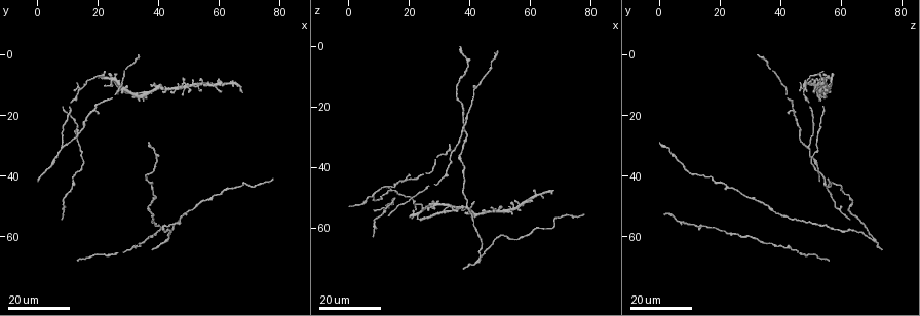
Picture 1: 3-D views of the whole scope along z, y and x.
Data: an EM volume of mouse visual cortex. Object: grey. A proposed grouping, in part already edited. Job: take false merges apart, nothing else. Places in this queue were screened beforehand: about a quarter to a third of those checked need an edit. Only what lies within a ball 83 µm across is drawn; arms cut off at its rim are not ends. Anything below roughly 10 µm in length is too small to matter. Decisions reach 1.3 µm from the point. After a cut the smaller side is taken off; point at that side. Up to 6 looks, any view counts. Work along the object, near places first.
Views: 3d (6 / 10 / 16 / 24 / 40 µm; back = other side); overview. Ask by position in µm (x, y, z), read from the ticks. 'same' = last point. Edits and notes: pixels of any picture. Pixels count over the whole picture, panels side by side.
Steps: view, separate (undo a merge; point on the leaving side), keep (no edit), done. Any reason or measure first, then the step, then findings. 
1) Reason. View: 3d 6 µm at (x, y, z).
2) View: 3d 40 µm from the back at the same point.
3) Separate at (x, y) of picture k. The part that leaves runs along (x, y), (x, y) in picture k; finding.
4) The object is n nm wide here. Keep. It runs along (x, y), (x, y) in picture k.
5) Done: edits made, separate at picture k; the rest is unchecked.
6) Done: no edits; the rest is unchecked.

Sudden change in width. View: 3d 16 µm at (19, 18, 44).

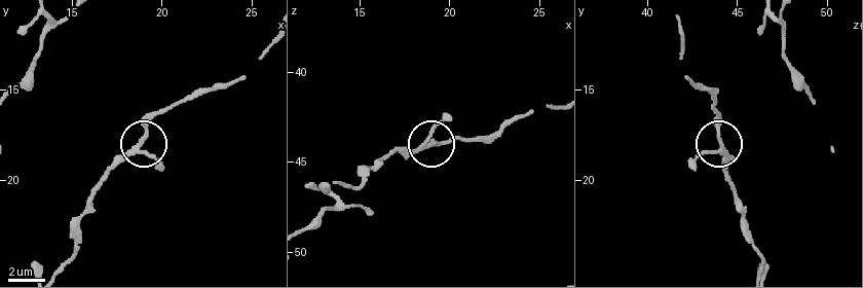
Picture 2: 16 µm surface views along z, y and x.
View: 3d 10 µm at (18.9, 17.7, 44.1).

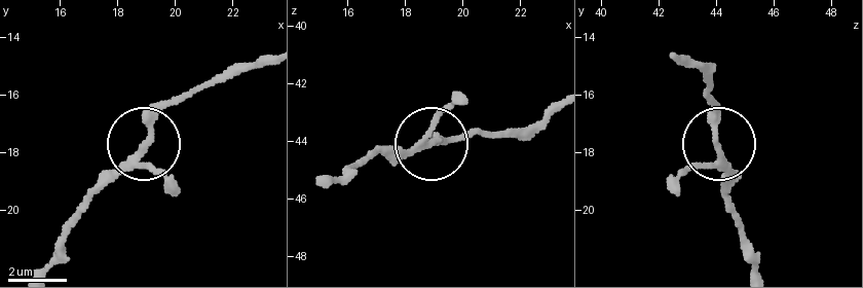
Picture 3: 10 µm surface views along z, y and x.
3 arms meet here. Keep. It runs along (50, 267), (75, 209), (183, 94) in picture 3; continuous, no second cell.

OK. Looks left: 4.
Branch point. View: 3d 24 µm at (36, 13, 54).

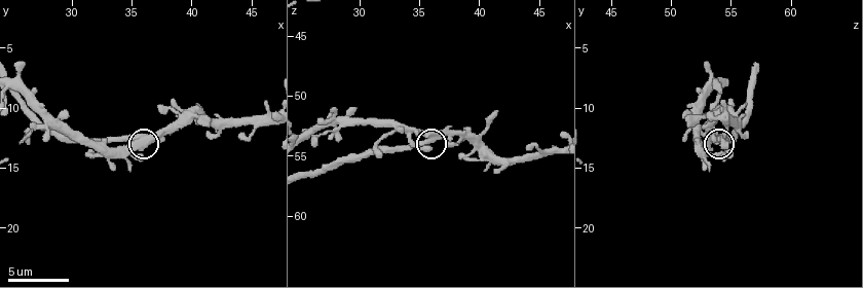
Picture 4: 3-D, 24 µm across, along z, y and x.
View: 3d 6 µm at (36.0, 12.6, 53.6).

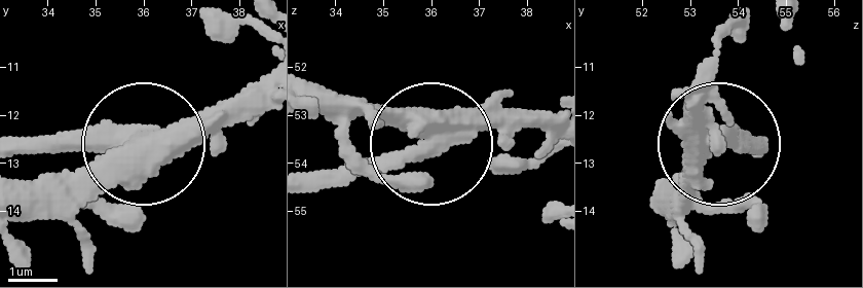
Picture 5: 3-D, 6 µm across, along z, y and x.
The object is 390 nm wide here. Separate at (96, 144) of picture 5. A second cell is stuck on.

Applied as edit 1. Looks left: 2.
Done: edits made, separate at picture 5; the rest is unchecked.

